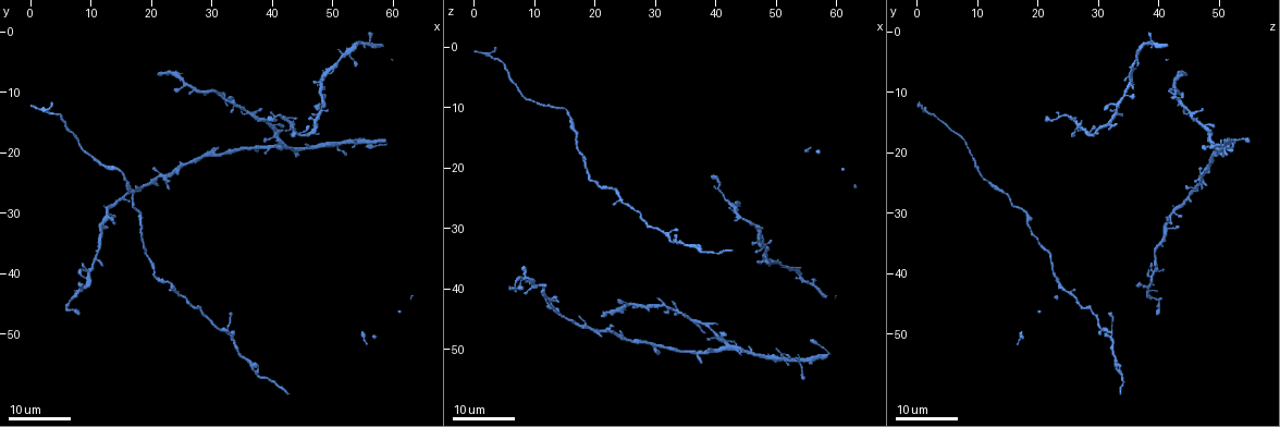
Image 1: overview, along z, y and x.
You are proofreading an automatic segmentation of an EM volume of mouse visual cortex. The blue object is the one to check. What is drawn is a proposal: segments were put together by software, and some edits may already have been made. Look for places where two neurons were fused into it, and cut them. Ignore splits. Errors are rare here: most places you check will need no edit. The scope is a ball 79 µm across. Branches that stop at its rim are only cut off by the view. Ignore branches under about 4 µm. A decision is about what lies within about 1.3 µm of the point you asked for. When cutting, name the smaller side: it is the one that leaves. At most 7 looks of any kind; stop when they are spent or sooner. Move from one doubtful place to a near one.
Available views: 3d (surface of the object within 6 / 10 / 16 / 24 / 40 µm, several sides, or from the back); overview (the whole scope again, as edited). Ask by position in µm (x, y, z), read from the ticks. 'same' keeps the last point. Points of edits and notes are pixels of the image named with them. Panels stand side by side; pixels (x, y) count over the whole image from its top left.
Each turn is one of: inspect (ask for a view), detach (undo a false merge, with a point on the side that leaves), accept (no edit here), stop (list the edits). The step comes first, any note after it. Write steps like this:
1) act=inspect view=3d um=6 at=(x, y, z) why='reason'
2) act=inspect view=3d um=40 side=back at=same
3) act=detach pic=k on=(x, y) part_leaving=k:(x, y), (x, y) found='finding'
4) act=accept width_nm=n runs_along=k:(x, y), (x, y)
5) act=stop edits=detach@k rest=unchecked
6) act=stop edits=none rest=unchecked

act=inspect view=3d um=24 at=(11.0, 37.5, 39.5) why='side arm on a straight run'

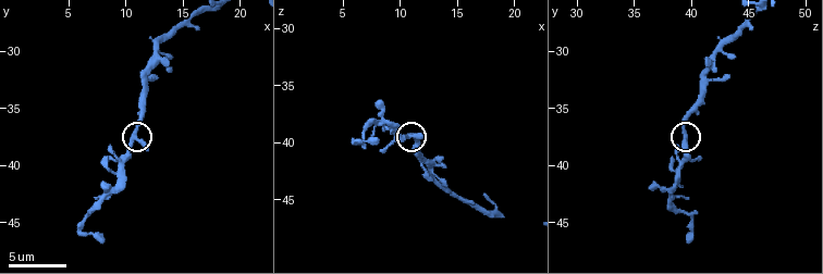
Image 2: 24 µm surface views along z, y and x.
act=inspect view=3d um=6 at=(11.0, 37.6, 39.4)

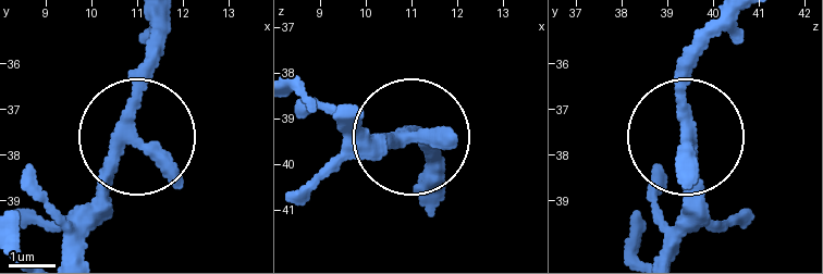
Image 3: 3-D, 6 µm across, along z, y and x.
act=inspect view=3d um=6 side=back at=same

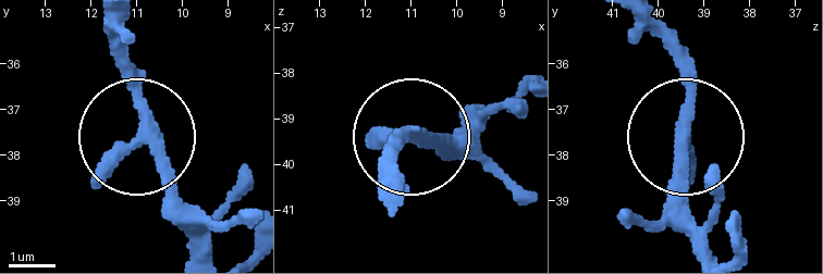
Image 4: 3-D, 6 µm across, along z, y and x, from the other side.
act=accept runs_along=4:(105, 27), (136, 85), (140, 144), (203, 222) found='one neuron here'

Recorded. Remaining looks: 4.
act=inspect view=3d um=24 at=(48.0, 10.5, 34.5) why='side arm on a straight run'

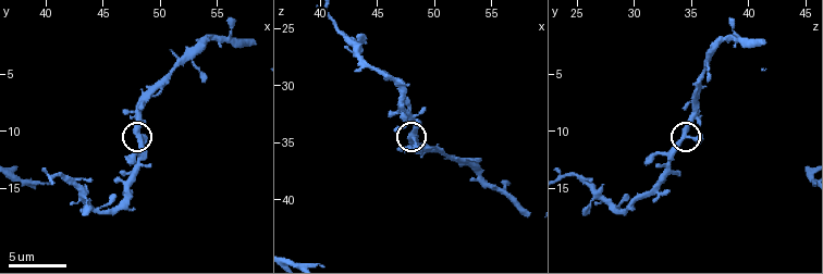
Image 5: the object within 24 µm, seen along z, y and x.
act=inspect view=3d um=6 at=(48.0, 10.4, 34.4)

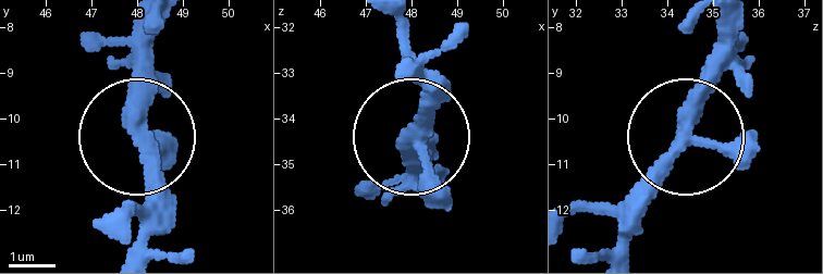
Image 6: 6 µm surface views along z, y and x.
act=accept found='all the same neuron'

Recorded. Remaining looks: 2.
act=inspect view=3d um=24 at=(41.5, 18.5, 48.5) why='three arms meet'

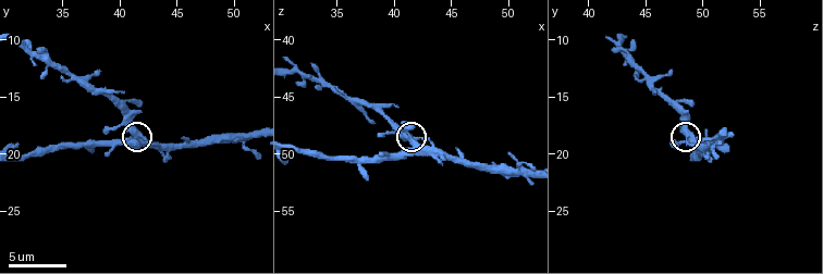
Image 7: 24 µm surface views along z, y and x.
act=inspect view=3d um=10 at=(41.8, 18.2, 48.8)

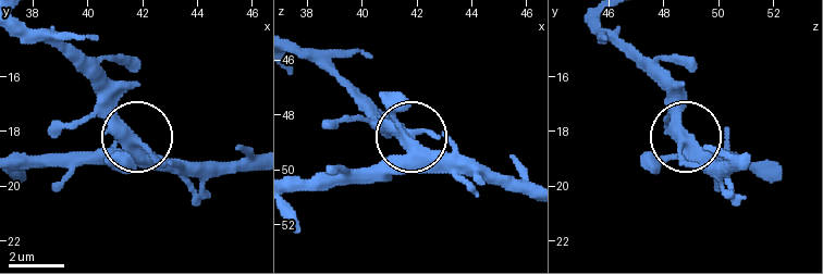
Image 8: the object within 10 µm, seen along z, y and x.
act=accept side_arm_um=34 runs_along=8:(296, 182), (373, 172), (409, 144), (456, 178) found='continuous, no second neuron'

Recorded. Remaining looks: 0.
act=stop edits=none rest=unchecked

